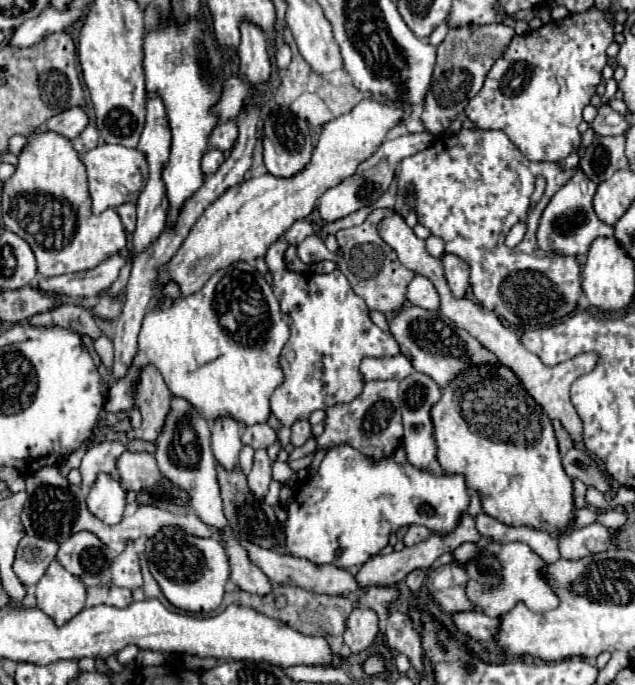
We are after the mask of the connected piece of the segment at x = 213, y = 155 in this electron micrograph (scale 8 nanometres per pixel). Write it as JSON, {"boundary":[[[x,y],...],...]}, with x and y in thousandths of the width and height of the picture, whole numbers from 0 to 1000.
{"boundary":[[[328,218],[318,229],[318,250],[321,255],[331,255],[343,247],[343,241],[353,235],[353,223],[343,220],[343,218]]]}

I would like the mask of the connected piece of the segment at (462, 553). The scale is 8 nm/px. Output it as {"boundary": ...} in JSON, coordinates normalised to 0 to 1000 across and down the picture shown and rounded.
{"boundary":[[[731,793],[731,796],[724,796],[721,801],[715,801],[715,816],[718,816],[721,822],[734,822],[734,819],[740,819],[753,804],[759,804],[759,801],[753,801],[746,793]]]}

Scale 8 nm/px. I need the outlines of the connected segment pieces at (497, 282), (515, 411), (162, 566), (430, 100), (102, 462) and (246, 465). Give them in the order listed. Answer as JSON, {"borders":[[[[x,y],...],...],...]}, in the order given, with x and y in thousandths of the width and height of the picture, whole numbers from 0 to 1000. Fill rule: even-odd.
{"borders":[[[[728,188],[721,197],[687,200],[683,212],[630,235],[620,308],[639,317],[636,270],[652,267],[658,326],[699,349],[702,369],[715,369],[740,387],[740,413],[756,445],[772,451],[775,442],[778,454],[803,474],[825,480],[863,477],[907,451],[917,431],[917,407],[907,375],[850,369],[841,340],[866,288],[904,253],[907,244],[888,247],[882,238],[831,235],[791,191]],[[844,258],[860,261],[860,279],[854,293],[835,305]],[[828,317],[831,340],[825,352],[806,364],[797,361],[794,349],[800,337]]],[[[743,536],[740,542],[734,542],[731,547],[718,550],[706,565],[696,568],[696,580],[693,585],[680,594],[680,618],[683,618],[683,638],[687,638],[687,650],[690,650],[690,676],[702,691],[721,691],[734,699],[734,708],[740,714],[746,714],[756,726],[759,726],[759,743],[765,752],[784,758],[794,766],[803,769],[838,769],[844,775],[863,775],[866,781],[882,784],[885,778],[898,778],[904,769],[904,749],[907,749],[907,737],[904,737],[904,711],[901,711],[901,699],[888,691],[885,676],[882,676],[882,658],[876,650],[876,638],[872,638],[872,626],[869,618],[863,612],[863,606],[857,606],[854,594],[825,571],[825,565],[819,562],[819,556],[813,553],[813,547],[800,539],[800,536]]],[[[258,769],[230,790],[230,813],[239,842],[274,886],[299,895],[331,895],[346,886],[362,828],[359,810],[343,787],[315,787],[293,781],[277,769]]],[[[791,34],[778,36],[756,36],[756,39],[724,39],[709,42],[702,57],[690,69],[687,80],[687,101],[680,109],[680,124],[674,130],[665,177],[680,197],[693,197],[702,191],[706,180],[728,168],[734,150],[759,130],[759,121],[765,115],[765,107],[778,95],[784,83],[800,72],[803,60],[809,54],[809,42]]],[[[157,647],[157,650],[148,650],[145,655],[135,658],[135,664],[129,667],[129,676],[126,676],[126,691],[129,691],[129,708],[135,711],[145,711],[154,691],[180,691],[183,688],[183,667],[189,661],[195,661],[198,653],[189,650],[189,647]]],[[[384,650],[381,653],[381,661],[378,661],[378,685],[381,685],[381,691],[394,691],[394,685],[397,685],[397,667],[400,667],[400,655],[397,653],[391,653],[391,650]]]]}

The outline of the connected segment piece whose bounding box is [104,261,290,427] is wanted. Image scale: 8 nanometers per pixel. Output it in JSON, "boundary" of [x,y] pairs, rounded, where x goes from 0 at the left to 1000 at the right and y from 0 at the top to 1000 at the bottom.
{"boundary":[[[369,384],[359,393],[340,396],[331,410],[321,416],[321,422],[283,434],[280,416],[265,413],[249,436],[274,434],[274,442],[265,451],[236,451],[227,463],[224,483],[217,489],[217,515],[211,521],[211,533],[205,533],[205,545],[192,550],[192,556],[183,556],[180,565],[170,568],[164,597],[173,603],[214,597],[211,585],[211,545],[236,527],[255,547],[258,556],[274,580],[287,580],[306,597],[312,597],[315,609],[324,609],[324,615],[337,615],[343,609],[369,609],[384,623],[419,618],[428,606],[425,597],[425,580],[438,562],[444,562],[444,536],[441,536],[441,512],[447,501],[454,498],[454,474],[441,463],[441,445],[438,436],[428,428],[428,419],[416,410],[413,399],[406,399],[394,384]]]}

